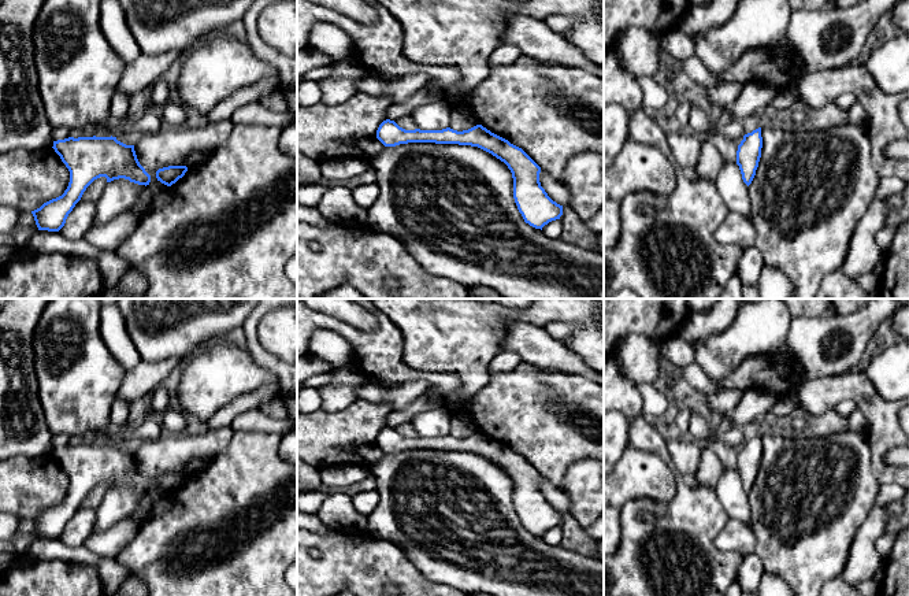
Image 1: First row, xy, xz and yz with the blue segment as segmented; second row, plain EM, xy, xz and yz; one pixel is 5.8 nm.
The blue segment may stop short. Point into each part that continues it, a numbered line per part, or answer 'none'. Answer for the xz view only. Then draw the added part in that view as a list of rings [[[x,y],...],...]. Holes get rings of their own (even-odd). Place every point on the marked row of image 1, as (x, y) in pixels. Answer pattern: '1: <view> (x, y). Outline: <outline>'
none

